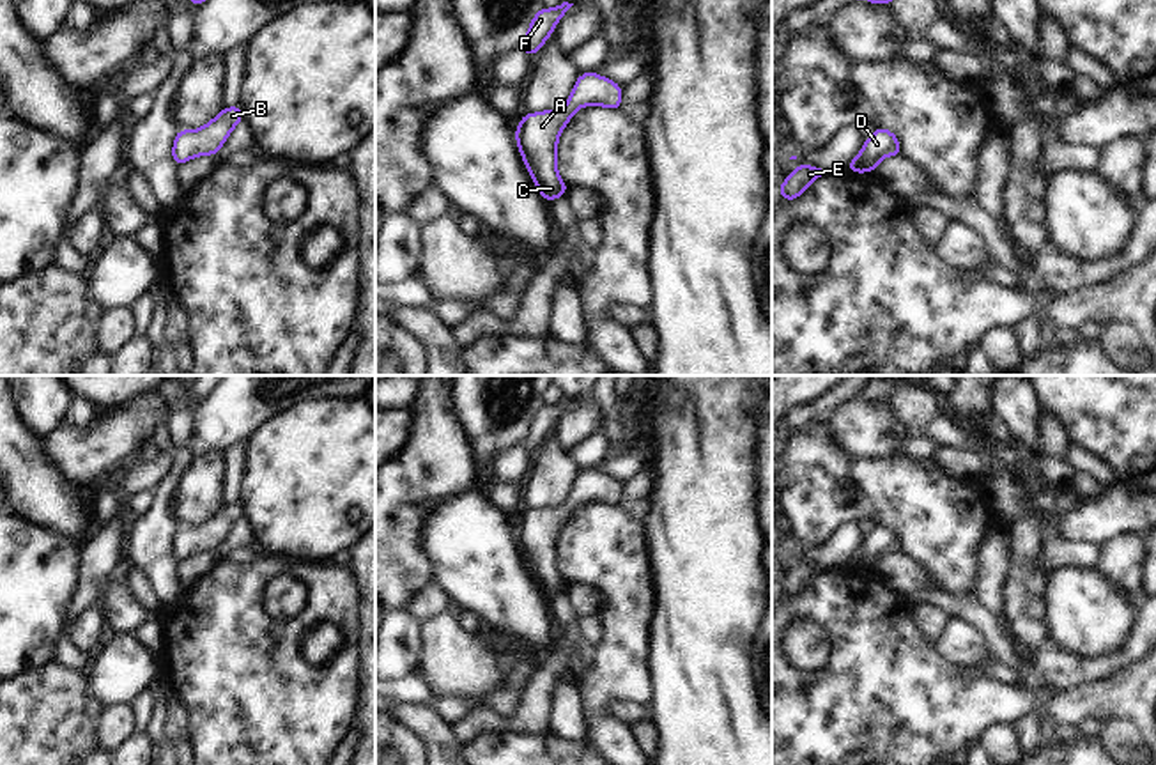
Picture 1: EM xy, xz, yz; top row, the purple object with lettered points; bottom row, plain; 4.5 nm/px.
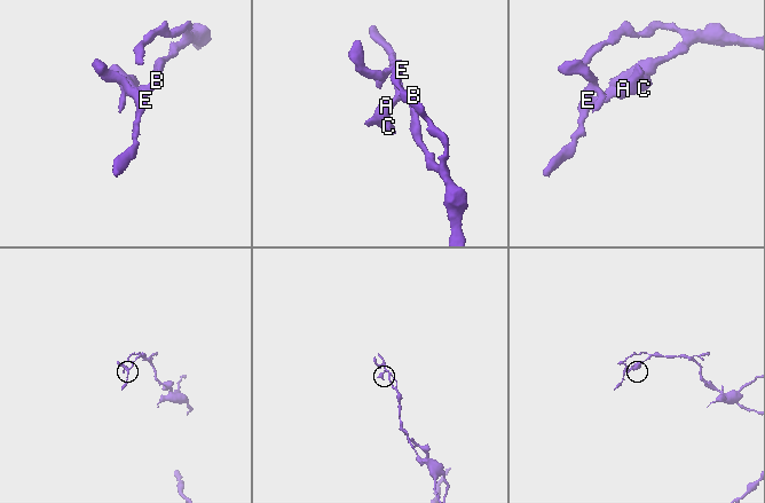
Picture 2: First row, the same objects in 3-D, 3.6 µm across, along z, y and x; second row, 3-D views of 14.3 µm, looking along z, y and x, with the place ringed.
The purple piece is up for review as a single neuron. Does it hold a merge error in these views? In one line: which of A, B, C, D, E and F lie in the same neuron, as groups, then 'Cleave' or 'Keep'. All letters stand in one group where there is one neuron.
Groups: A B C D E F. Keep.

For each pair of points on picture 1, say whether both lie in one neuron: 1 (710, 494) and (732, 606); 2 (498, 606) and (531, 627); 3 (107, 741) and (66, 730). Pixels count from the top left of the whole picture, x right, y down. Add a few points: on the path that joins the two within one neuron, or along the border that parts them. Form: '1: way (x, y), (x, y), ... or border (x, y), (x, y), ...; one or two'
1: way (710, 523), (710, 578); one
2: way (507, 606), (523, 618); one
3: border (103, 709), (96, 728), (98, 746); two

